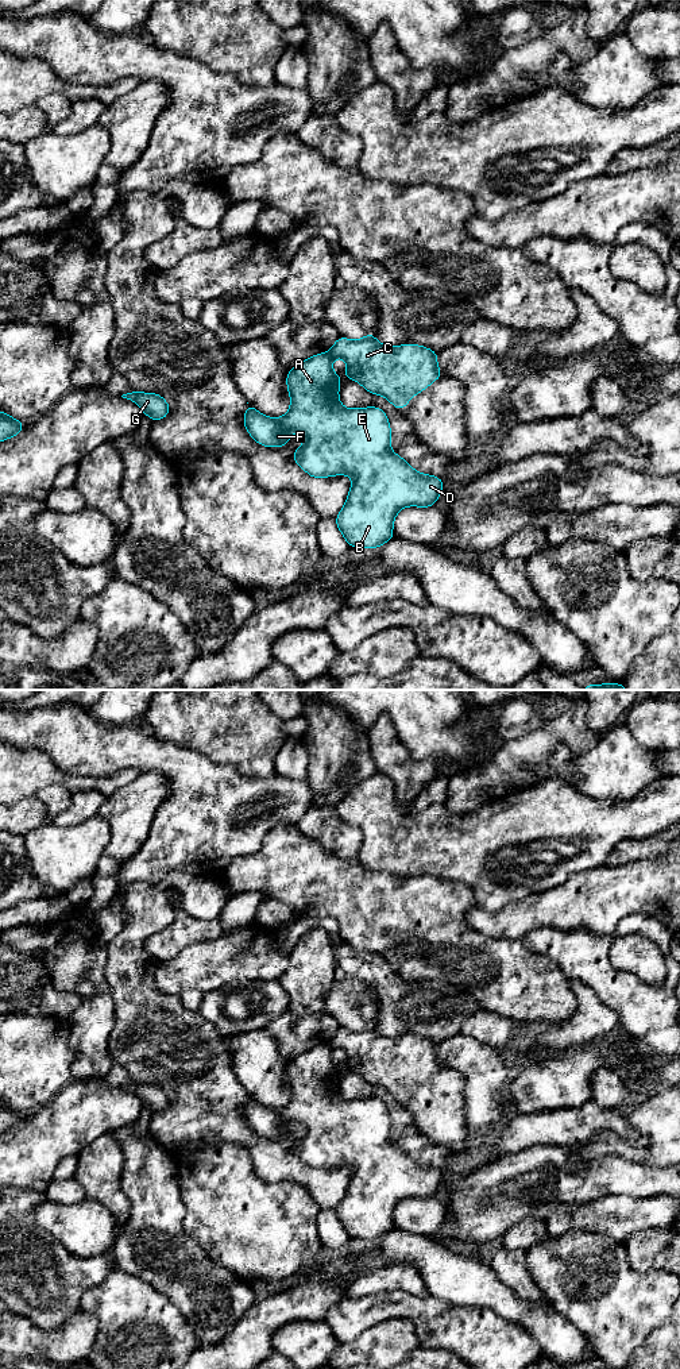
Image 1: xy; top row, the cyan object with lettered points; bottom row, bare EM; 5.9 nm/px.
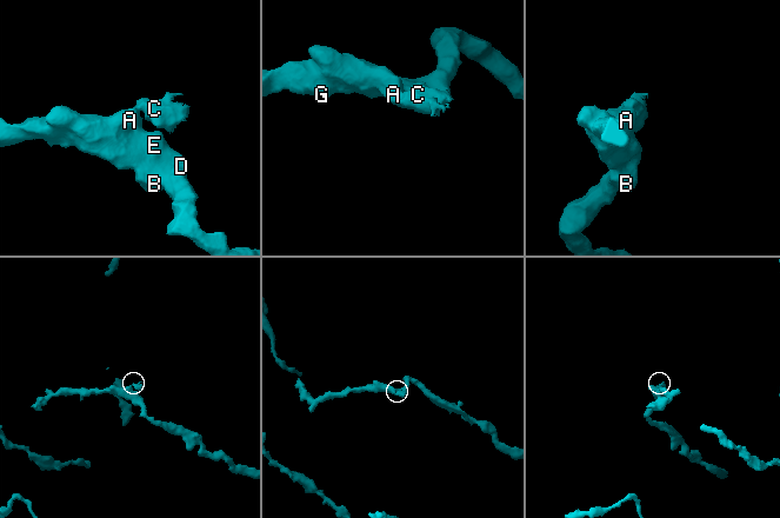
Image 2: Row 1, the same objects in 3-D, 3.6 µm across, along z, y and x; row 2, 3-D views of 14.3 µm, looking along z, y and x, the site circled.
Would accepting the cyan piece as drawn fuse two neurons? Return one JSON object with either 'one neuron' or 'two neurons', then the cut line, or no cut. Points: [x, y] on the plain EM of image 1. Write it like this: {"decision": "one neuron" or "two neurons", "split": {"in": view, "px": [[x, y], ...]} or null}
{"decision": "two neurons", "split": {"in": "xy", "px": [[328, 1042], [332, 1049]]}}

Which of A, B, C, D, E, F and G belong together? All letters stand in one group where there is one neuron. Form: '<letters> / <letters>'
A B D E F G / C

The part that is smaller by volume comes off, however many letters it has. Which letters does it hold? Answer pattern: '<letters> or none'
C

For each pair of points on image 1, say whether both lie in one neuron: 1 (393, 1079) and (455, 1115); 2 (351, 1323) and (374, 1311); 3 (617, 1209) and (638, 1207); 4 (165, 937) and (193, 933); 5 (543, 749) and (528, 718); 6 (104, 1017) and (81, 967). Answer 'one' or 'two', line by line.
1: one
2: one
3: one
4: one
5: two
6: one

